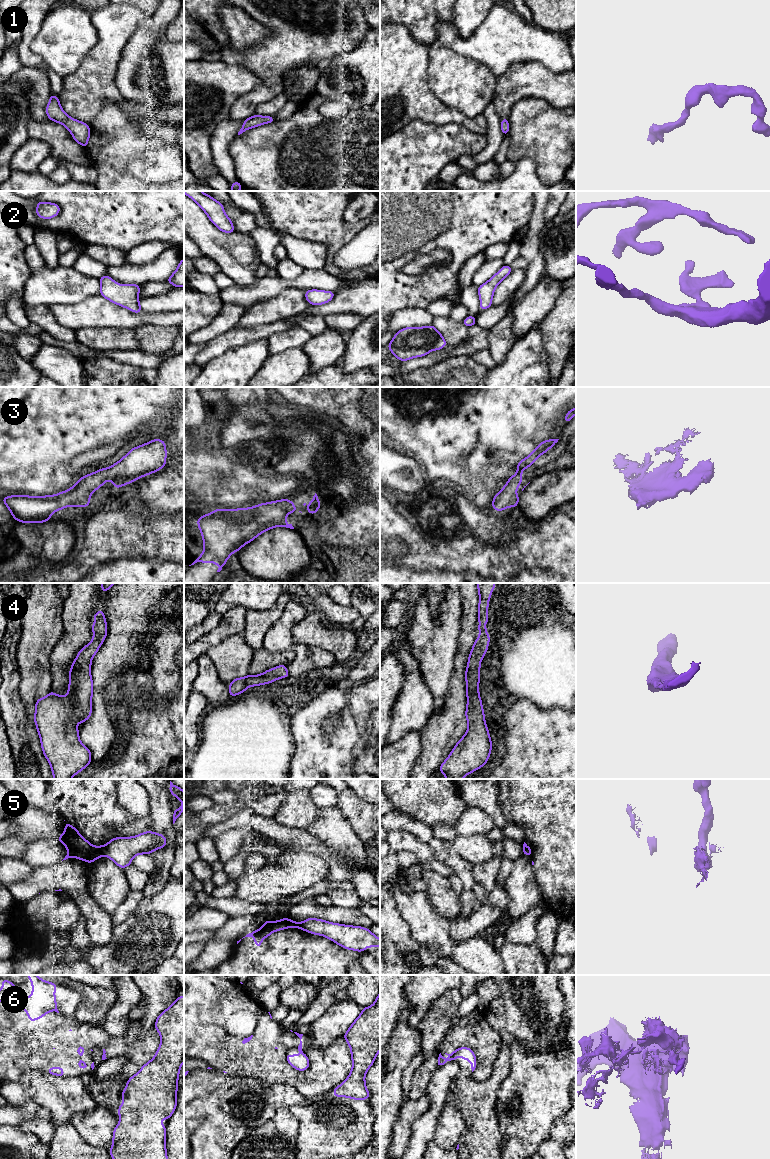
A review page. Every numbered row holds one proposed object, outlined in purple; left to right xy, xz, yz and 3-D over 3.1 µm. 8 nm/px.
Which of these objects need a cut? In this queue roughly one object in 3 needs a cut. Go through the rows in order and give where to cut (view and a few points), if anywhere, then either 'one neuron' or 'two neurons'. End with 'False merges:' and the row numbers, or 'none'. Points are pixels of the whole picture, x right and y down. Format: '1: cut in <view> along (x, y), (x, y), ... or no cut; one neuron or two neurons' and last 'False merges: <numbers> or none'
1: no cut; one neuron
2: no cut; one neuron
3: no cut; one neuron
4: no cut; one neuron
5: cut in xy along (105, 845), (103, 854); two neurons
6: cut in yz along (456, 1050), (452, 1059); two neurons
False merges: 5, 6

